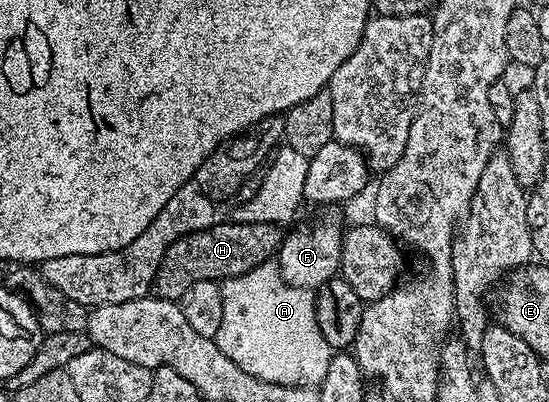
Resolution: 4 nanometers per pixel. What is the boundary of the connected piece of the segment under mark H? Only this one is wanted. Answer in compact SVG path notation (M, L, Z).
M230 220L218 221L216 224L207 227L206 230L200 230L194 234L185 234L179 240L165 249L163 260L157 269L157 275L153 281L152 293L158 298L167 298L170 300L179 300L191 284L200 282L220 283L226 278L234 278L240 274L251 272L257 266L264 266L281 249L281 239L283 237L282 227L275 222L239 222Z

